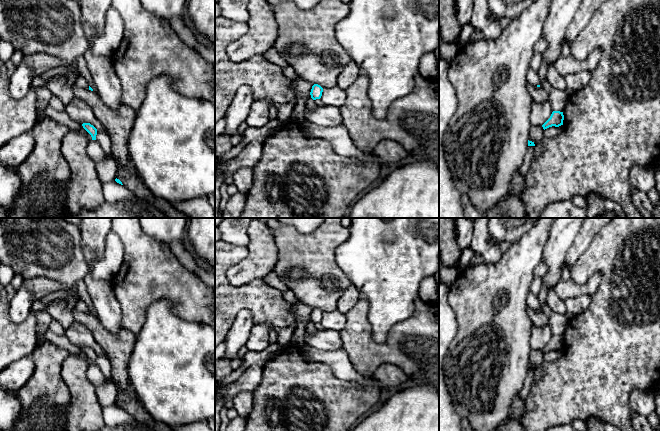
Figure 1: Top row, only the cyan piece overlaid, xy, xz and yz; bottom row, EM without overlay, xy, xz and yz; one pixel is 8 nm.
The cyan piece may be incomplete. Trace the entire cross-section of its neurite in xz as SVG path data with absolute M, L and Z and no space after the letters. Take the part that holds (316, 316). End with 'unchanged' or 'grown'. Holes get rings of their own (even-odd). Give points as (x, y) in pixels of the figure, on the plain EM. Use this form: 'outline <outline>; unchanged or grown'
outline M314 308L310 316L311 322L313 324L320 323L322 320L322 316L323 312L318 308Z; unchanged

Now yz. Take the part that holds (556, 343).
outline M553 335L550 342L542 349L542 351L544 354L552 350L559 351L563 349L563 344L563 336Z; unchanged

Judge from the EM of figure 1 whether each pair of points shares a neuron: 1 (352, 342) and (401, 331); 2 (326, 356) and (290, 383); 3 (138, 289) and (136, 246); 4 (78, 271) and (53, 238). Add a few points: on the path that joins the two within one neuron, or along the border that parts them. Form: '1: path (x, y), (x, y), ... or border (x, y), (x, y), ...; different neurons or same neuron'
1: path (364, 347), (385, 347), (389, 343); same neuron
2: border (299, 348), (307, 359), (327, 364), (336, 377); different neurons
3: path (138, 278), (138, 257); same neuron
4: path (70, 263), (53, 246); same neuron

